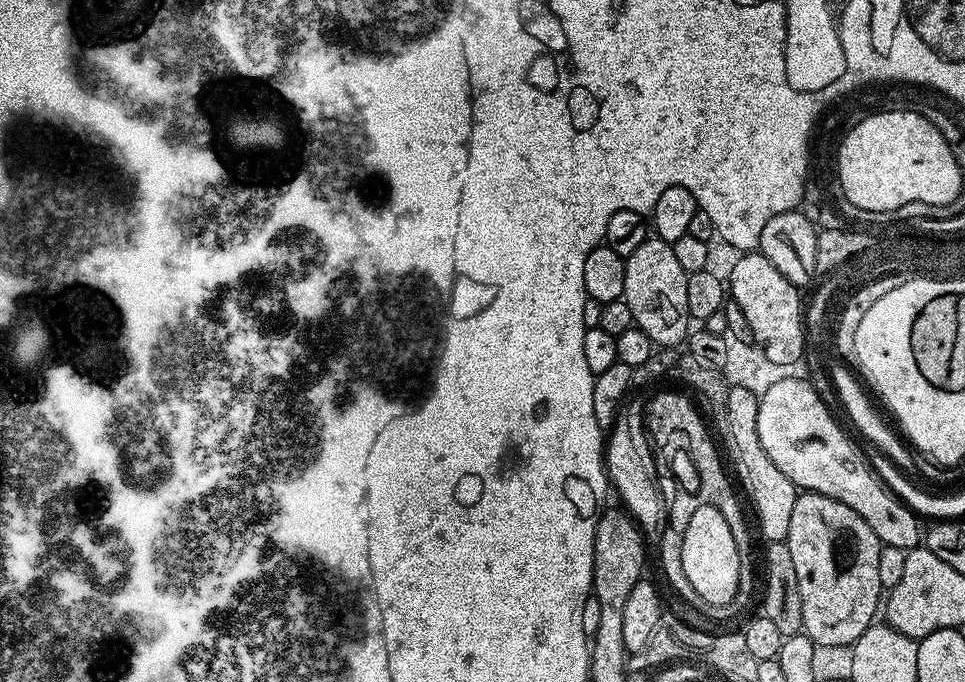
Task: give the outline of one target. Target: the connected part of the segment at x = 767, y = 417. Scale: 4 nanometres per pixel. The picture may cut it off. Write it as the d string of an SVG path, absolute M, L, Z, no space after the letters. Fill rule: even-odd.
M789 374L782 382L774 382L774 386L770 386L770 390L766 390L758 399L758 439L762 441L762 450L770 454L770 462L774 462L774 466L778 466L778 470L782 470L782 474L786 474L786 478L790 478L790 482L794 482L797 489L817 492L850 506L854 514L862 514L862 518L866 518L870 530L874 530L881 545L889 544L907 550L921 543L922 528L920 532L921 521L917 514L891 489L885 487L865 459L865 453L852 445L851 438L832 417L820 393L811 383L799 380L796 374Z

